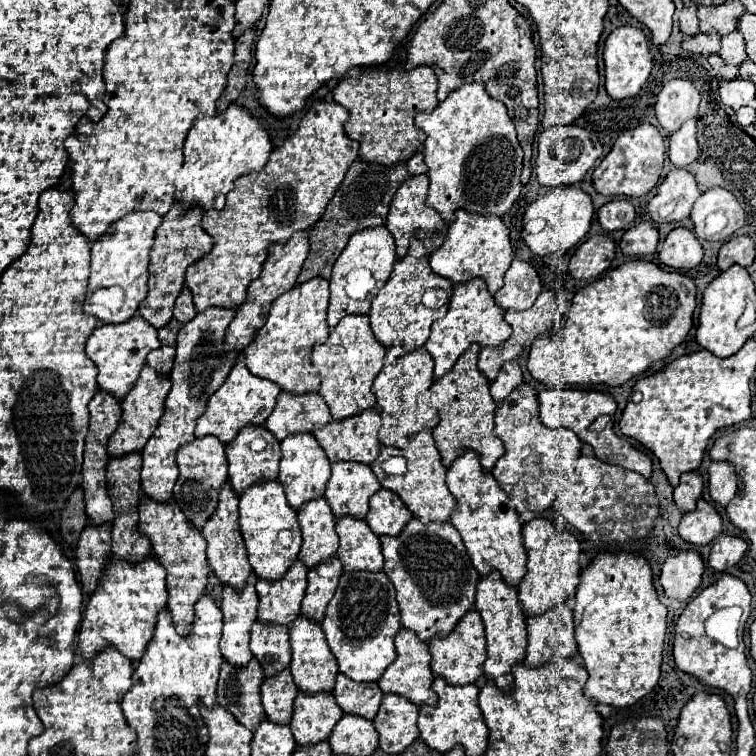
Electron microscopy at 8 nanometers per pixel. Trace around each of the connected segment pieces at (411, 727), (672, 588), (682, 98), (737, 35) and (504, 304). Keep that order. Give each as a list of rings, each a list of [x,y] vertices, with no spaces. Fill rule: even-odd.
[[[386,695],[374,719],[380,747],[388,755],[400,755],[418,737],[418,707],[400,695]]]
[[[682,551],[676,557],[668,557],[662,565],[660,585],[668,599],[680,603],[688,601],[702,583],[704,563],[696,551]]]
[[[672,79],[656,97],[656,119],[664,131],[674,133],[682,127],[682,123],[698,115],[698,103],[700,95],[690,81]]]
[[[736,29],[734,33],[722,35],[720,39],[720,53],[718,53],[724,63],[728,65],[740,65],[742,61],[746,61],[746,53],[744,53],[744,37],[742,33]]]
[[[514,259],[504,277],[504,287],[494,295],[494,301],[504,311],[526,311],[534,305],[542,291],[542,283],[534,267],[522,259]]]

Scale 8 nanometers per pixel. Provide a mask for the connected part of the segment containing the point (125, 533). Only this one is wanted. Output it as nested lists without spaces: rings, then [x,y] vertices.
[[[130,453],[126,457],[112,457],[106,469],[108,479],[108,495],[114,503],[114,521],[112,521],[112,553],[118,557],[126,557],[126,561],[144,561],[150,555],[150,541],[138,531],[138,505],[142,499],[140,485],[140,469],[142,459],[140,453]]]

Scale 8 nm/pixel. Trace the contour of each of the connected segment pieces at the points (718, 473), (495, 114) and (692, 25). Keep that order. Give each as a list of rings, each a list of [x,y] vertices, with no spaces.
[[[712,461],[708,475],[710,475],[708,479],[710,497],[718,505],[726,507],[728,501],[732,501],[732,497],[736,497],[736,491],[738,491],[738,477],[736,477],[734,465],[726,461]]]
[[[480,83],[462,85],[460,89],[450,93],[448,99],[442,101],[432,113],[418,113],[416,125],[428,135],[424,143],[424,163],[428,165],[430,179],[426,205],[436,209],[446,223],[454,221],[456,209],[464,209],[468,213],[478,213],[486,217],[490,215],[504,217],[512,209],[522,191],[520,173],[524,153],[516,139],[516,129],[506,113],[506,107],[500,101],[494,101],[486,93],[484,85]]]
[[[684,1],[684,9],[680,11],[680,31],[684,35],[696,35],[698,33],[696,5],[692,1]]]

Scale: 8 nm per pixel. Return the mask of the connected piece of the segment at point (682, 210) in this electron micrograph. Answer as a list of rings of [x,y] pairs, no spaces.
[[[672,169],[648,203],[648,213],[656,225],[680,223],[690,215],[690,209],[698,197],[700,191],[694,177],[686,169]]]

